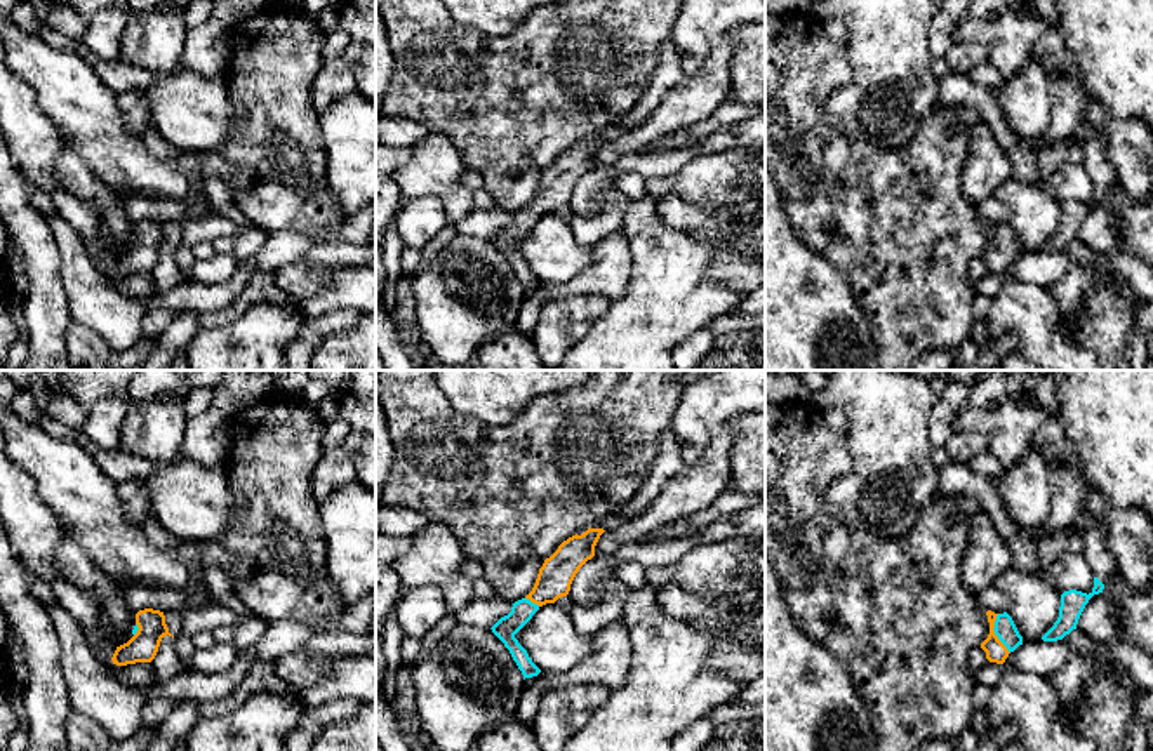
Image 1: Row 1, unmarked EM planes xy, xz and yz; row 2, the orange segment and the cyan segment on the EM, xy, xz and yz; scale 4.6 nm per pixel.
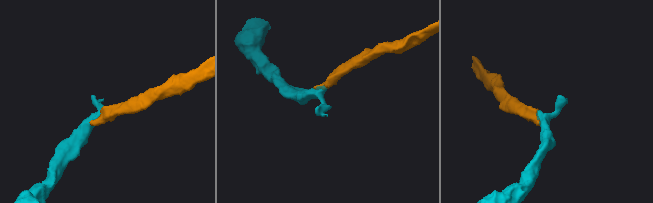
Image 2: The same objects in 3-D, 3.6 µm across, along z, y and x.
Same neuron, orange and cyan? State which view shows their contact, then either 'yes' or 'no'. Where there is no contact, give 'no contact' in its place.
yz | yes

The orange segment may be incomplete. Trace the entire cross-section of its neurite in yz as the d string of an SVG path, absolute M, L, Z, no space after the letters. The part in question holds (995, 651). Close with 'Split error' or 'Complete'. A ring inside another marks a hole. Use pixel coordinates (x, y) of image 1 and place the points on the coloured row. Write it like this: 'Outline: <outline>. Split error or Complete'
Outline: M986 612L990 622L990 635L981 643L990 662L1003 664L1010 652L1023 645L1023 636L1019 635L1012 617L1003 614Z. Split error

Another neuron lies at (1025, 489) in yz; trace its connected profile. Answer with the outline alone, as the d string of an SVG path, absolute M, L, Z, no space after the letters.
M1031 447L1021 461L996 480L1002 501L1016 525L1033 528L1050 509L1050 468Z

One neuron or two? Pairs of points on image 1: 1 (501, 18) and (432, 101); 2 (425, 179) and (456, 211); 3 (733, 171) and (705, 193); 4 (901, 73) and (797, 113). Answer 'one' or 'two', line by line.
1: two
2: one
3: one
4: two

